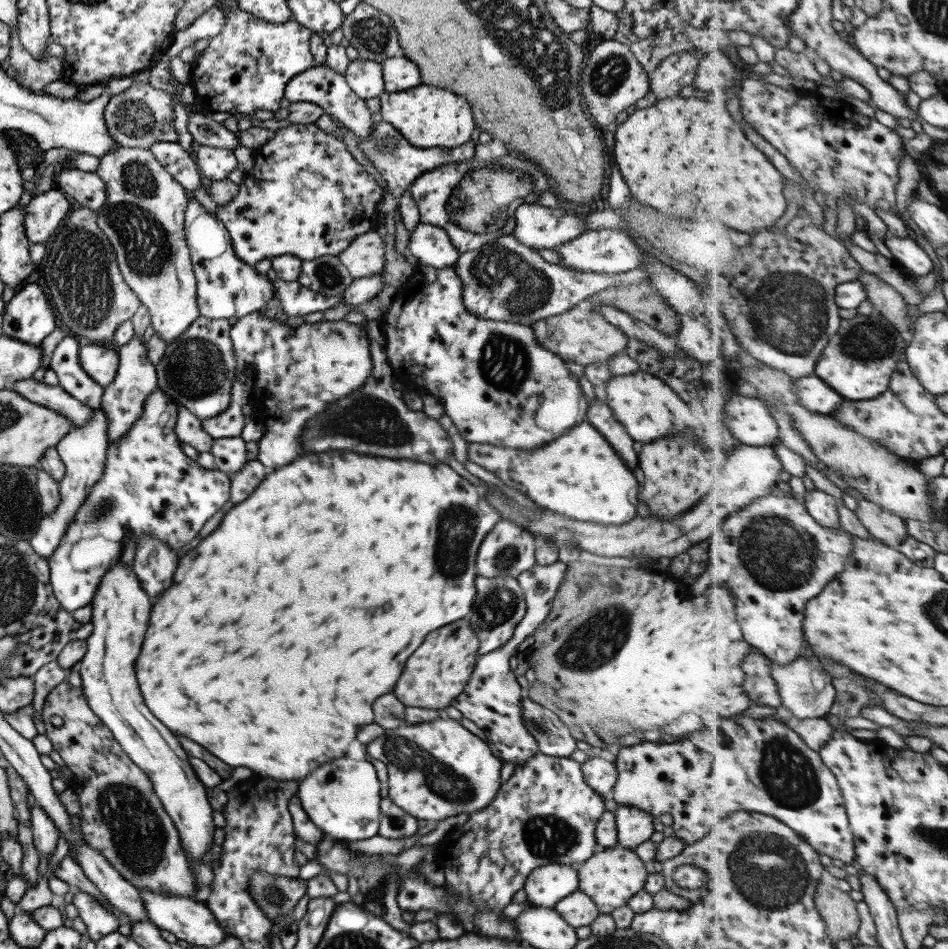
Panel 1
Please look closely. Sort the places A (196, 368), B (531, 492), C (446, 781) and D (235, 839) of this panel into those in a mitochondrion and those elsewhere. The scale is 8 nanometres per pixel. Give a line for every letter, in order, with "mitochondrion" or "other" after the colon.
A: mitochondrion
B: other
C: mitochondrion
D: other

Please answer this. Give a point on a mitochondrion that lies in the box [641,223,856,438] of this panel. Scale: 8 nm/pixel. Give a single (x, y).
(787, 310)

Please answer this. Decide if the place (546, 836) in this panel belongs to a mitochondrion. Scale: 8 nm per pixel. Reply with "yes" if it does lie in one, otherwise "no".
yes

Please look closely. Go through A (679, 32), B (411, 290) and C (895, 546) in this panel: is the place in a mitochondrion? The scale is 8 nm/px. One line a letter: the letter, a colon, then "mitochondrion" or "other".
A: other
B: other
C: other

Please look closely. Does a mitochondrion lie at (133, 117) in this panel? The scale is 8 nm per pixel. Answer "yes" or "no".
yes

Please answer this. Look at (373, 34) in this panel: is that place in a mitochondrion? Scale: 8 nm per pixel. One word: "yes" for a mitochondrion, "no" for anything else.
yes

